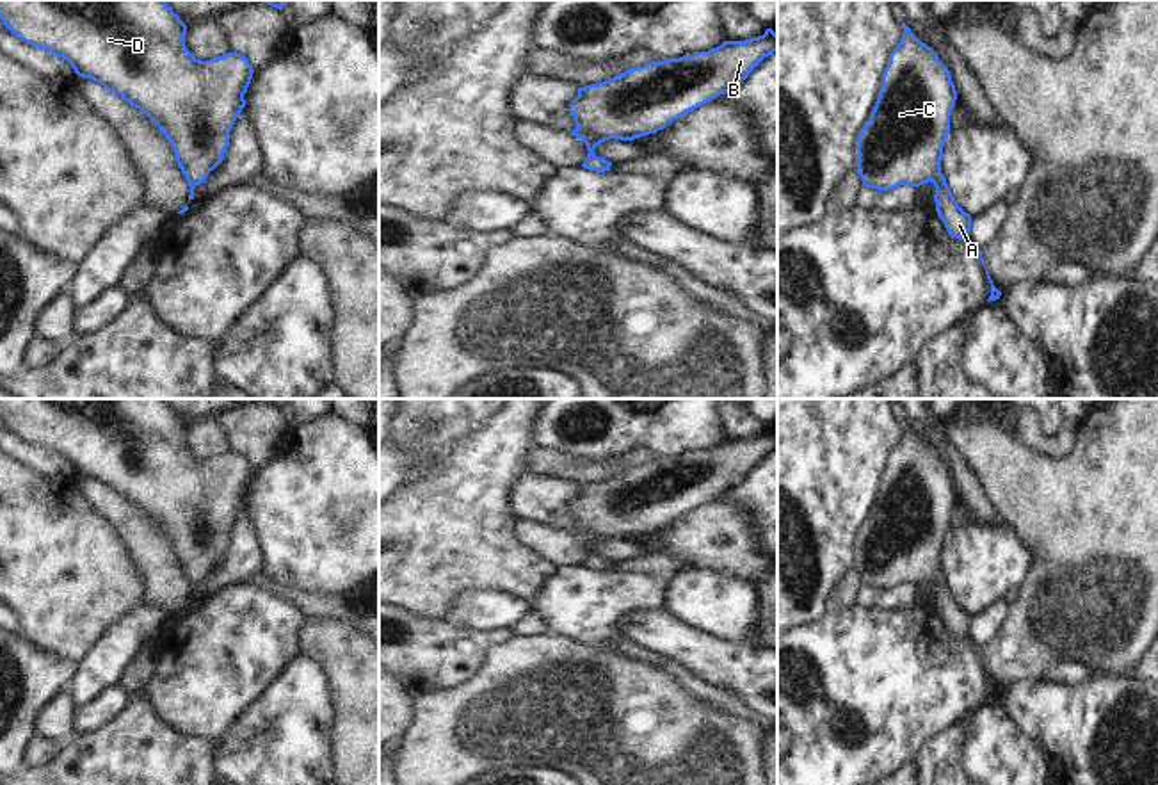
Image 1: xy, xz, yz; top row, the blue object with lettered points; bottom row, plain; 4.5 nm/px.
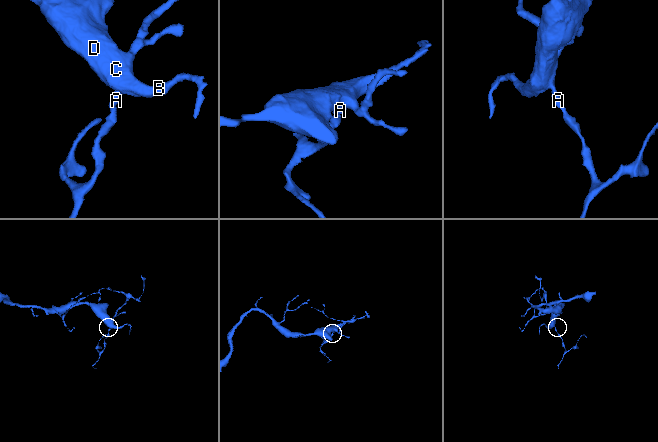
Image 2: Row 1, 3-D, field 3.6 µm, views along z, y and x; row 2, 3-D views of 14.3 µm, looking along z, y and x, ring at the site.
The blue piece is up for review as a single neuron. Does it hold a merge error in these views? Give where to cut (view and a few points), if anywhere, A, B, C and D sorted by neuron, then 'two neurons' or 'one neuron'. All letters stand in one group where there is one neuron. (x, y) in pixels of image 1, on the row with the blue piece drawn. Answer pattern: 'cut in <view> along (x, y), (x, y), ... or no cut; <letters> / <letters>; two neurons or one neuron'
no cut; A B C D; one neuron

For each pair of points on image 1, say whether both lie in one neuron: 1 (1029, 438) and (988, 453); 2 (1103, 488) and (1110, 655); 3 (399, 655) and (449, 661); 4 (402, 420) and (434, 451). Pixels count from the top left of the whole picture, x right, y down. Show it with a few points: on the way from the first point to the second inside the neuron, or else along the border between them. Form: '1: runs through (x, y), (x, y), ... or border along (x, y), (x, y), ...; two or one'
1: border along (1014, 435), (1032, 449), (1059, 458); two
2: runs through (1105, 529), (1107, 615); one
3: runs through (411, 655), (436, 655); one
4: runs through (418, 417), (433, 417), (440, 424), (440, 435); one

